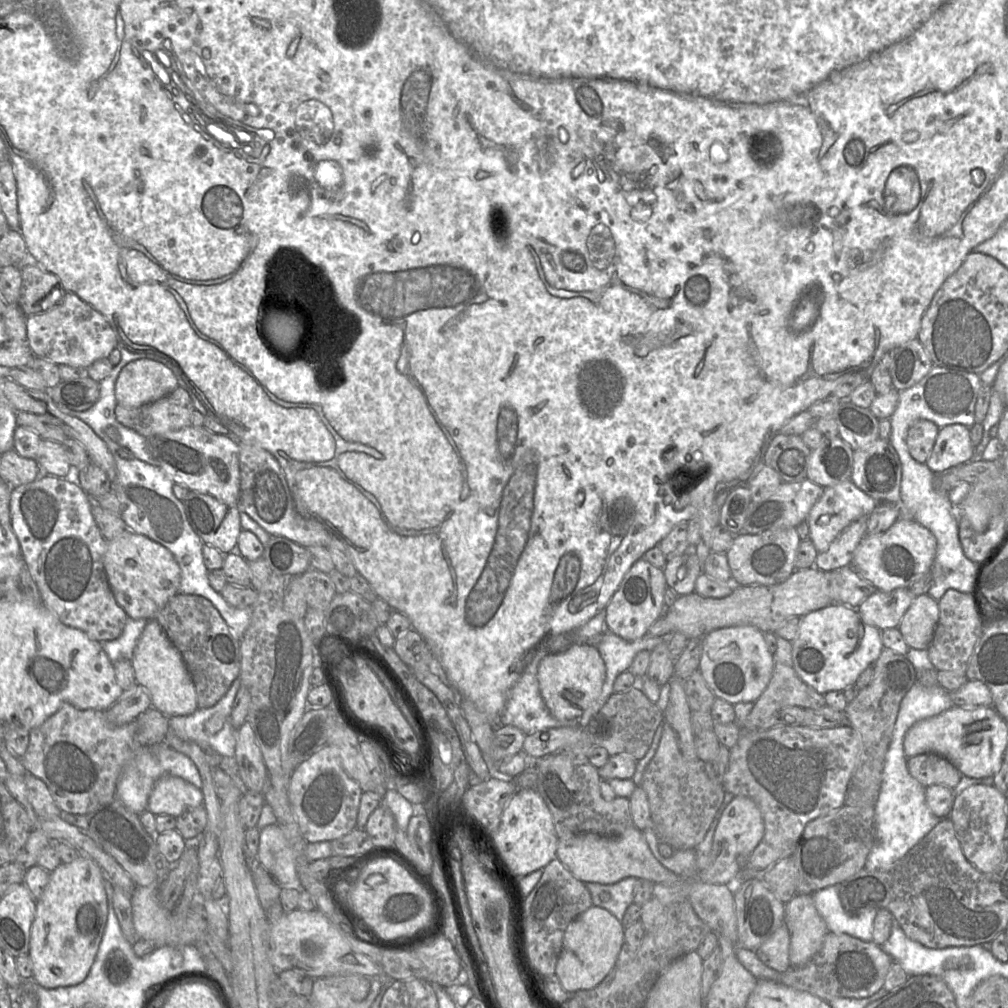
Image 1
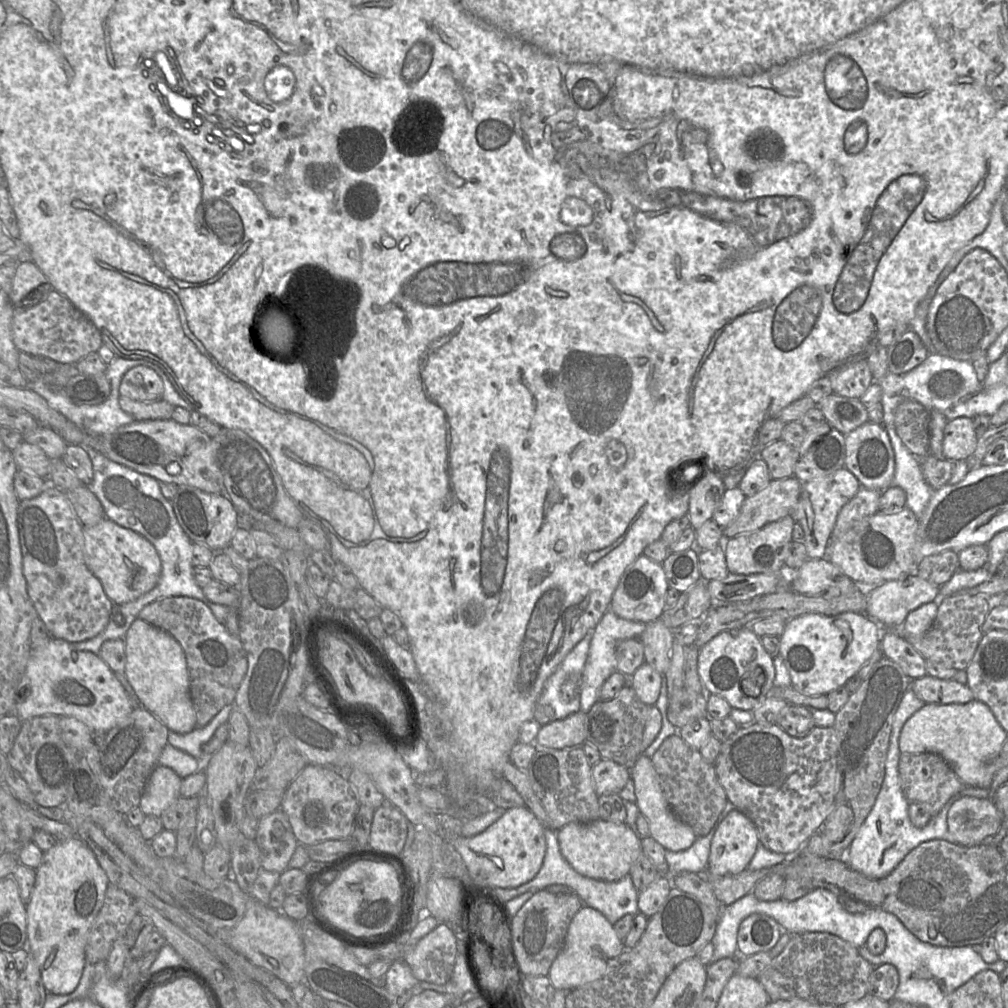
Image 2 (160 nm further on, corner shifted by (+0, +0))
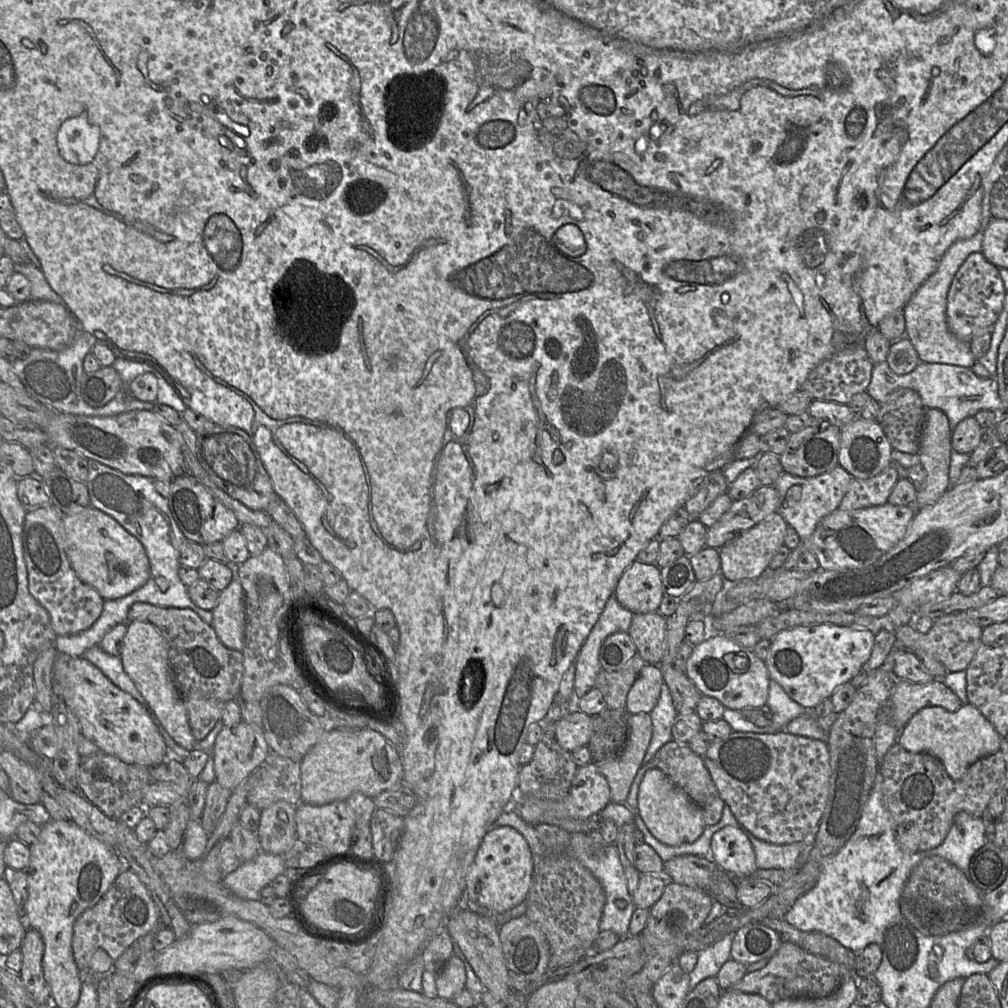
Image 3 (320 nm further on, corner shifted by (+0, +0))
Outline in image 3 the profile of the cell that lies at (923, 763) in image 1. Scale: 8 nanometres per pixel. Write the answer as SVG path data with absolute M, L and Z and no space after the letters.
M899 743L889 748L880 762L882 794L886 809L899 826L914 822L921 831L919 851L939 846L946 838L955 816L966 812L981 818L991 799L1006 782L1006 763L1003 753L980 758L968 767L959 780L952 779L939 759L928 753L912 753Z

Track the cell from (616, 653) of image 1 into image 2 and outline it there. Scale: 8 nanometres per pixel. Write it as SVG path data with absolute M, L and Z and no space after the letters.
M608 609L595 629L592 631L588 657L585 662L580 685L580 710L588 713L591 707L599 700L600 690L607 678L617 671L615 648L619 641L639 638L646 628L647 623L630 621L618 617L611 609Z

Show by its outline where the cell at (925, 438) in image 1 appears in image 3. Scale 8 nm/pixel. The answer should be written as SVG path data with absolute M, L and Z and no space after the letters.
M899 388L880 403L875 421L882 427L894 450L918 454L926 411L917 392Z

